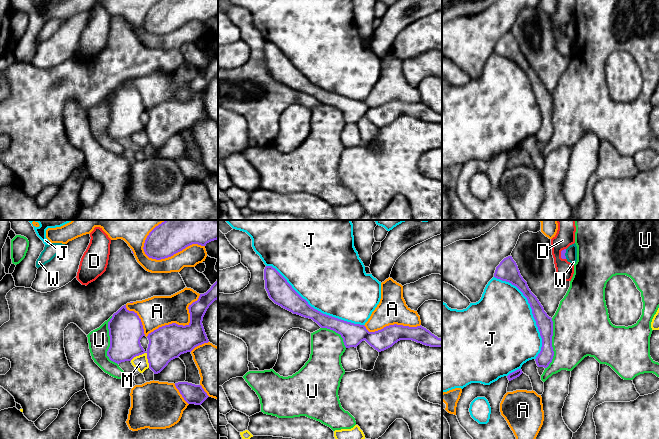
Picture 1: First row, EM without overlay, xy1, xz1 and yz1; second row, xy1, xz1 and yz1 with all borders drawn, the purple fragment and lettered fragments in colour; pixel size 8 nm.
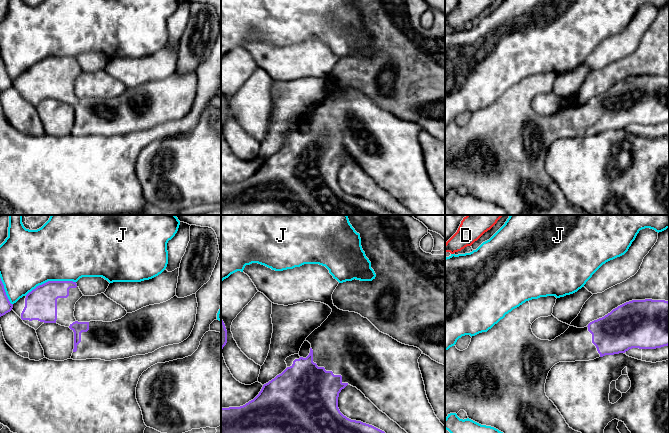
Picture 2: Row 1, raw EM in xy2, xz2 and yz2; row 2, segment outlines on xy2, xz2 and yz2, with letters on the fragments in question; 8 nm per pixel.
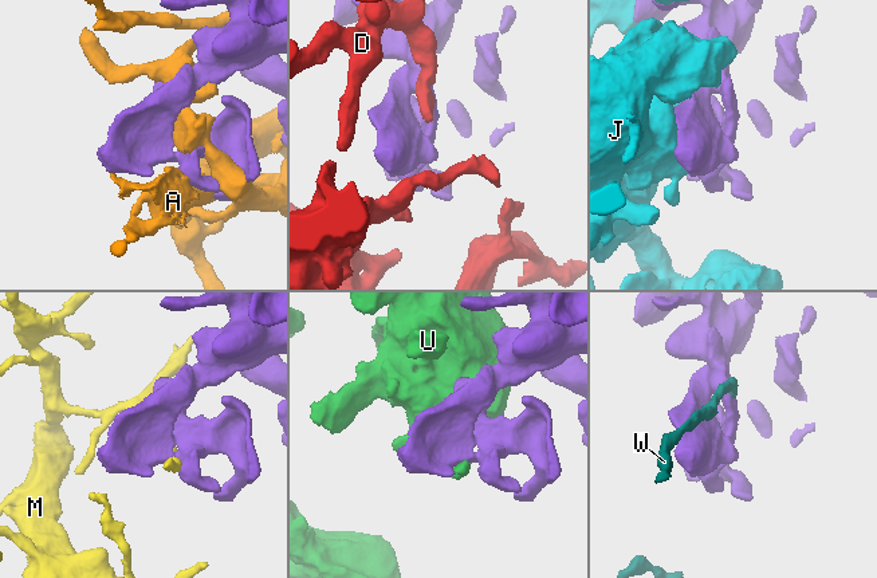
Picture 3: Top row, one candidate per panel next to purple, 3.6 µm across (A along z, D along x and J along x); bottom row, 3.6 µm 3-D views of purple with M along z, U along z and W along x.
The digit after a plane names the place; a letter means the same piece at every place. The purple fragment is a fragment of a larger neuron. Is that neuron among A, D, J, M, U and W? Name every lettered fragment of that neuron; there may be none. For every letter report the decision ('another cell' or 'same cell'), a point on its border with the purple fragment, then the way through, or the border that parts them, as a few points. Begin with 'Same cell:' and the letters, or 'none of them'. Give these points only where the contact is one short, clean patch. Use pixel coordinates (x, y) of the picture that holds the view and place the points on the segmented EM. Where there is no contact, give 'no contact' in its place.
Same cell: none of them
A: another cell | xy1 (165, 325)
D: another cell | yz1 (561, 253) | along yz1 (565, 248), (561, 251), (562, 259)
J: another cell | xz1 (313, 308)
M: another cell | xy1 (145, 352)
U: another cell | xy1 (110, 341)
W: another cell | yz1 (564, 254) | along yz1 (566, 249), (565, 258)

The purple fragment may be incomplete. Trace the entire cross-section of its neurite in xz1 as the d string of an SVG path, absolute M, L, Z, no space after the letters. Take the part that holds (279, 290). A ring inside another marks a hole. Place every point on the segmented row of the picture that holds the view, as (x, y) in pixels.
M272 266L265 267L264 280L268 296L275 304L293 314L312 319L321 328L340 334L346 348L356 348L364 340L378 352L392 347L400 340L412 340L430 347L442 347L442 339L421 325L409 327L394 324L369 332L364 325L323 314L311 307Z

